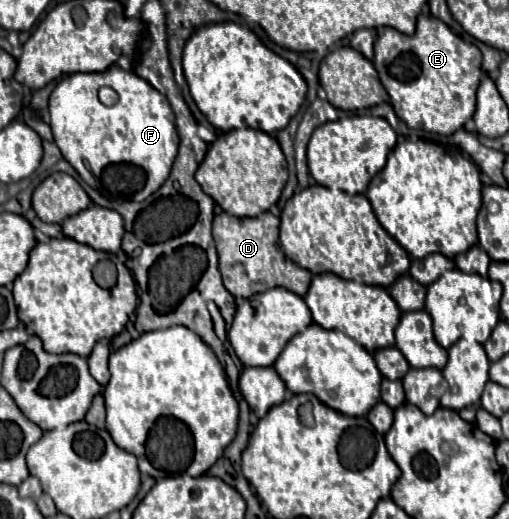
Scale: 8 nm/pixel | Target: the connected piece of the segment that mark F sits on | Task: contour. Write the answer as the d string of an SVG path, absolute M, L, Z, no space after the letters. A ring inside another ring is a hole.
M110 66L102 74L70 74L60 80L58 86L52 90L48 112L54 142L60 148L62 156L74 166L80 178L92 188L96 188L100 194L110 194L120 200L142 202L152 196L168 178L174 156L178 152L178 134L174 126L172 108L156 88L152 88L132 70ZM100 86L110 86L118 94L118 102L112 106L104 106L98 100Z

